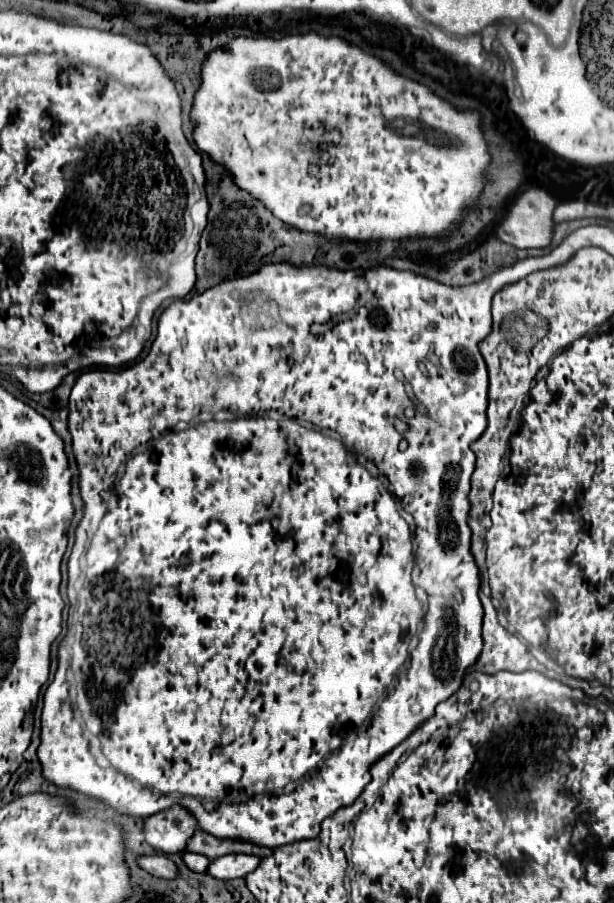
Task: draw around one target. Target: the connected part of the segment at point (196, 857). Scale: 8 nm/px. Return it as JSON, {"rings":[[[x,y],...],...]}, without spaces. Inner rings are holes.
{"rings":[[[184,852],[182,854],[186,866],[192,870],[192,872],[206,872],[208,866],[210,866],[210,860],[202,854],[194,854],[194,852]]]}

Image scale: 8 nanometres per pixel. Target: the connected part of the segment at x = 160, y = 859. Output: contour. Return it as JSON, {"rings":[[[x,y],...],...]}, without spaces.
{"rings":[[[140,856],[138,866],[144,868],[146,872],[150,872],[152,876],[158,876],[158,878],[172,880],[178,876],[176,864],[172,860],[168,860],[166,856]]]}

